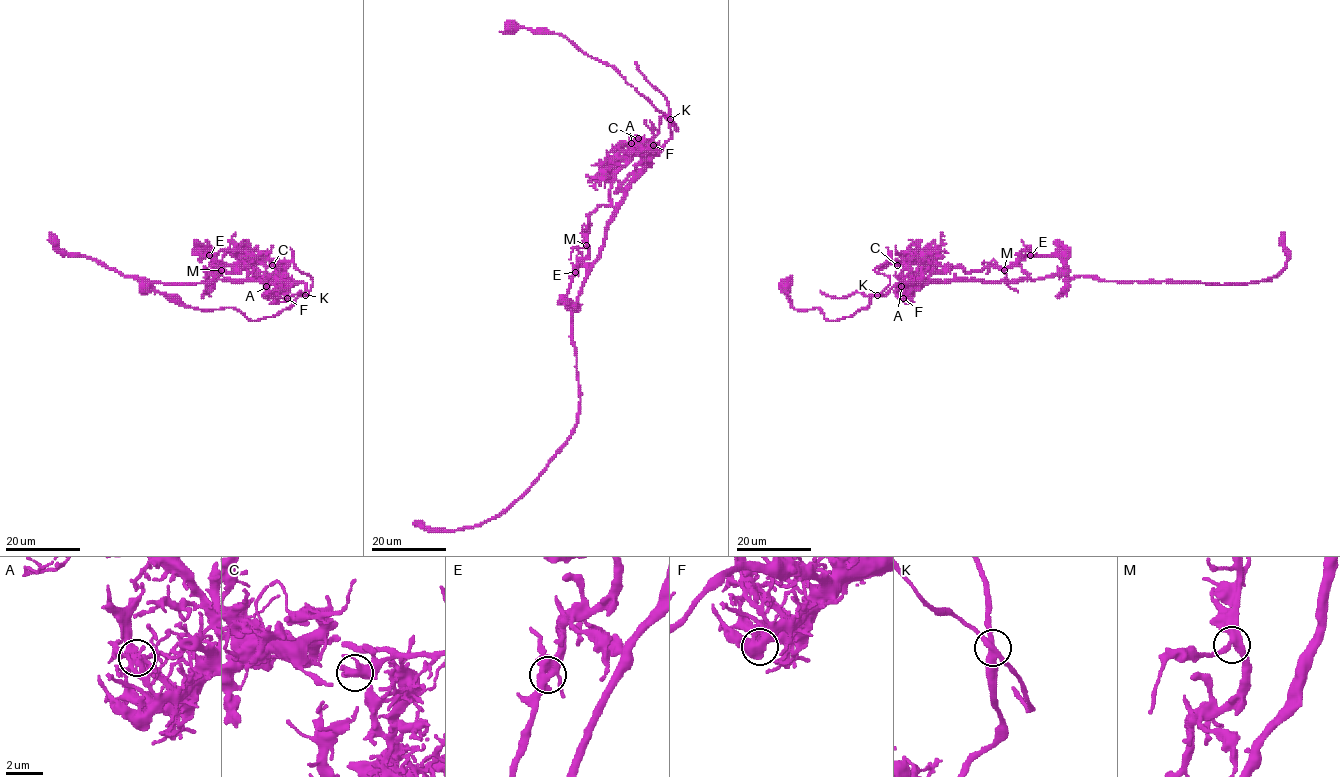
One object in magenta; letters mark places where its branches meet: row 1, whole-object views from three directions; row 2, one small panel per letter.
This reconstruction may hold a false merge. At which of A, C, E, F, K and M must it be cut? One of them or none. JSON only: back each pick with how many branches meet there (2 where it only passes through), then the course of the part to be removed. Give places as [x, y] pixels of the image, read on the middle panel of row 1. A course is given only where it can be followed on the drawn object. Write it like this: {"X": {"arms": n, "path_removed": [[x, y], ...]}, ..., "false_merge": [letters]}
{"K": {"arms": 4, "path_removed": [[670, 119], [672, 135], [631, 183], [572, 313], [574, 433], [491, 518], [460, 529], [414, 523]]}, "false_merge": ["K"]}

